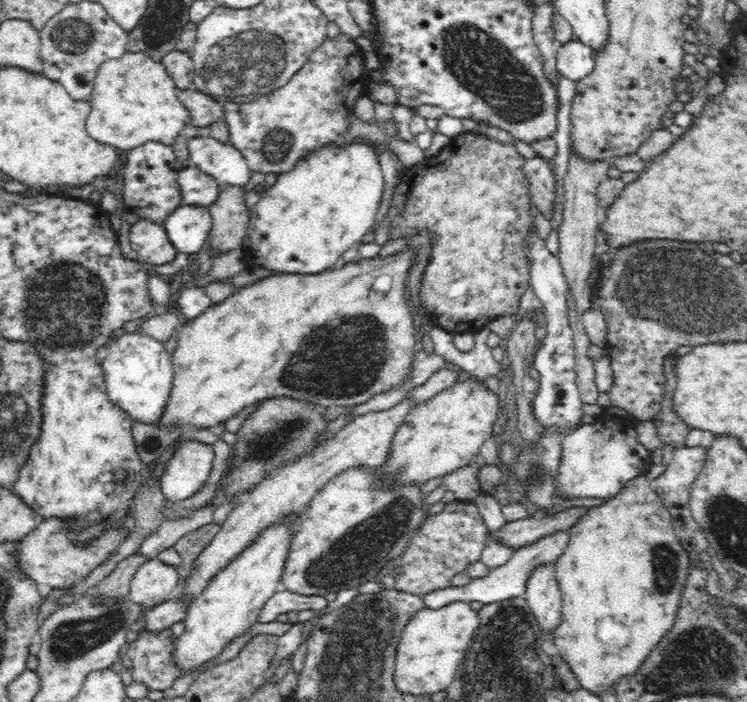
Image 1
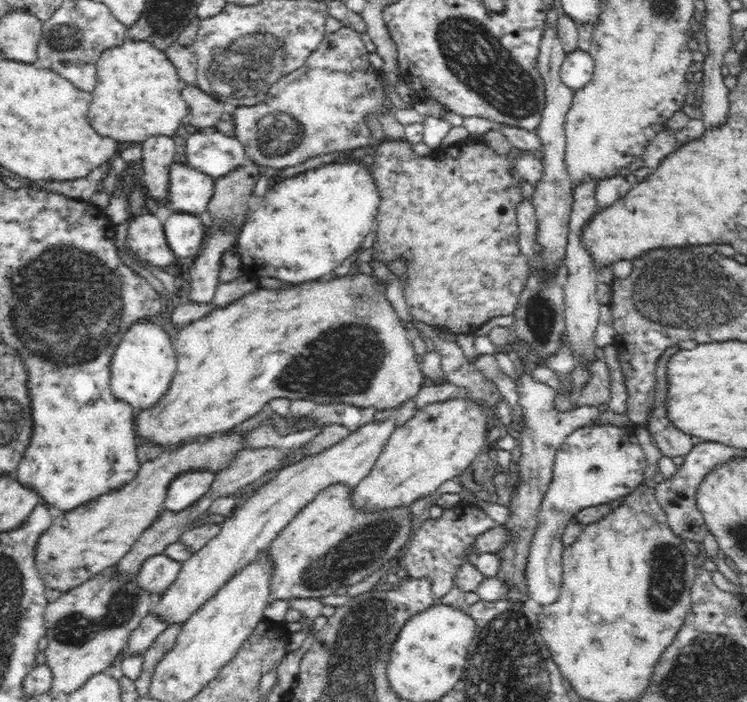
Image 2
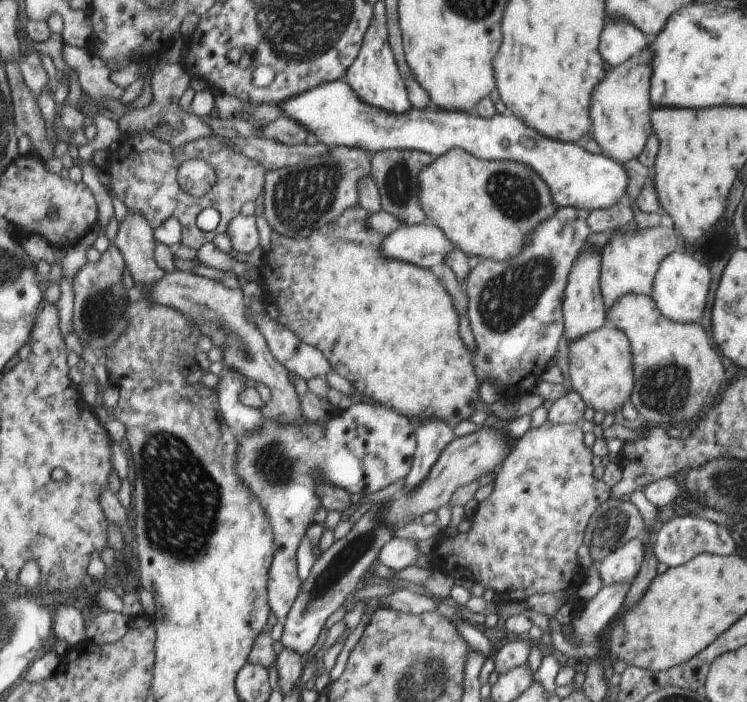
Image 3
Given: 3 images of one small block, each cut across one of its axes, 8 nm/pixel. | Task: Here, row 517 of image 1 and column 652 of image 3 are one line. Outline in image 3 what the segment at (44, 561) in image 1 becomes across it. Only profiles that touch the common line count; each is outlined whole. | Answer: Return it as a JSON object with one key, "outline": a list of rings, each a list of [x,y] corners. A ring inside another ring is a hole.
{"outline":[[[645,47],[638,55],[632,56],[626,63],[612,66],[603,82],[599,83],[591,98],[591,120],[594,126],[590,134],[599,144],[604,156],[619,161],[622,165],[632,158],[638,158],[644,150],[652,126],[648,122],[650,112],[651,80],[650,64],[653,64],[655,53]]]}

